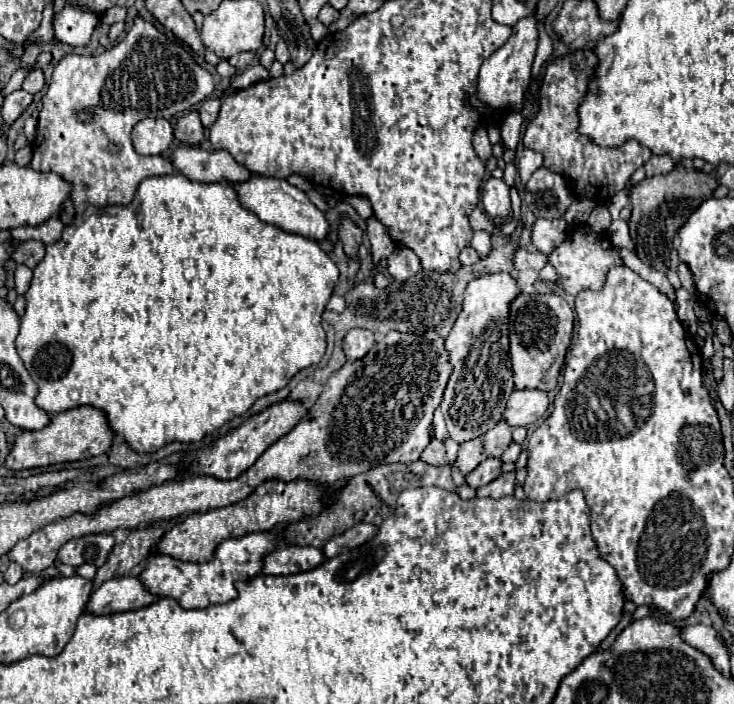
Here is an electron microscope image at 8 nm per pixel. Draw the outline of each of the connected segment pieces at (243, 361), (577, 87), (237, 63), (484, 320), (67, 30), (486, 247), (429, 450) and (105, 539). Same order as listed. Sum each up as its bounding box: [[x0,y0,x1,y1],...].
[[16,173,338,453],[524,49,652,203],[228,51,254,71],[440,273,518,443],[54,5,98,47],[472,231,492,257],[420,439,448,465],[58,533,114,567]]

